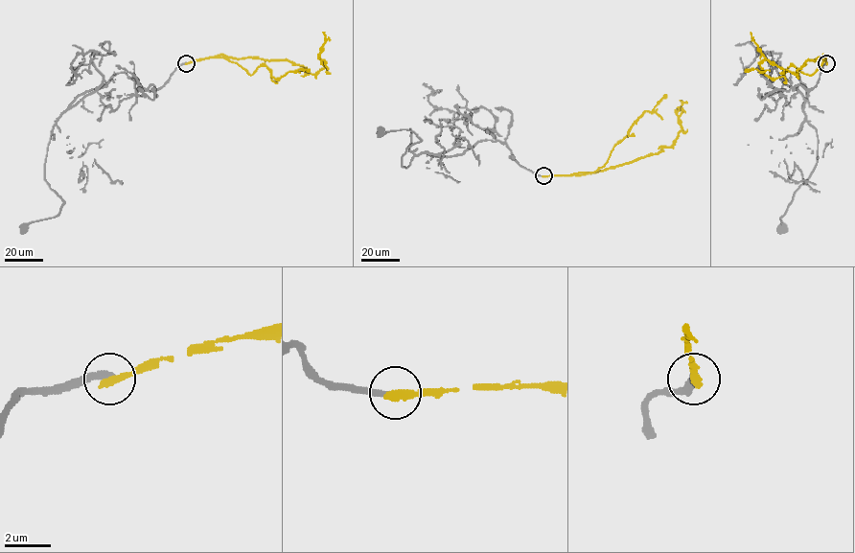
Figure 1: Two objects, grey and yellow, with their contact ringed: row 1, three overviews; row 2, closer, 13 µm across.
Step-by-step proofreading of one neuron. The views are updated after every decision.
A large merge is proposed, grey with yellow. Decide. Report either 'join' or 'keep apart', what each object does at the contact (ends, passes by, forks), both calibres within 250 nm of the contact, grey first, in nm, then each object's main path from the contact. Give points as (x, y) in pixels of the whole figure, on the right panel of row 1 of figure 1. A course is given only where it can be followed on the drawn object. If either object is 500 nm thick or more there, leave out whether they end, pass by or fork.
keep apart | grey ends | yellow ends | 280/360 nm | grey via (826, 63), (810, 89), (793, 88), (791, 73), (806, 88), (818, 161), (783, 228) | yellow via (826, 63), (823, 55), (822, 58), (807, 60), (797, 74), (792, 73), (765, 58), (751, 37), (751, 32)

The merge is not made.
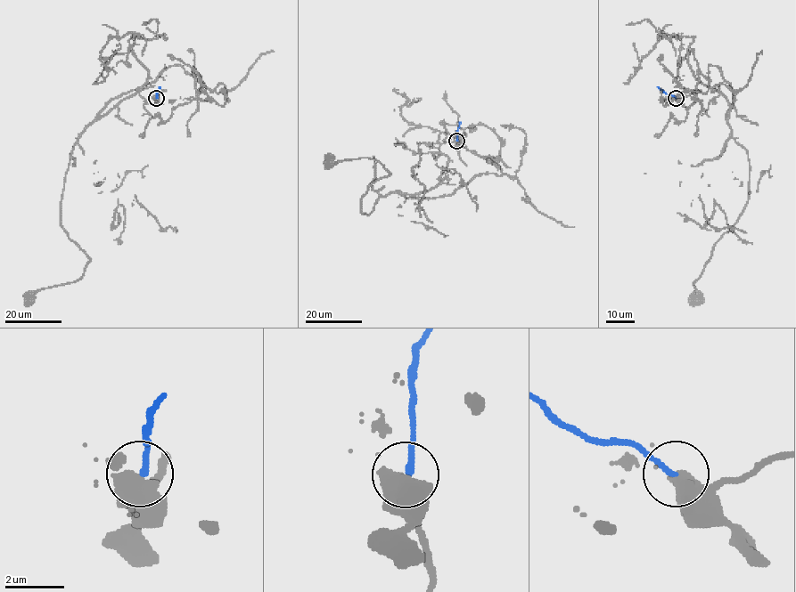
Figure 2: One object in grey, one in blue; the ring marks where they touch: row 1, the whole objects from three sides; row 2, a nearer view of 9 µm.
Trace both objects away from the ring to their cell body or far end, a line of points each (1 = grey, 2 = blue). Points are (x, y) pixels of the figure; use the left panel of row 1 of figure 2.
1: (156, 98), (166, 121), (201, 76), (169, 65), (86, 129), (60, 224), (90, 261), (29, 297)
2: (156, 98), (160, 87)

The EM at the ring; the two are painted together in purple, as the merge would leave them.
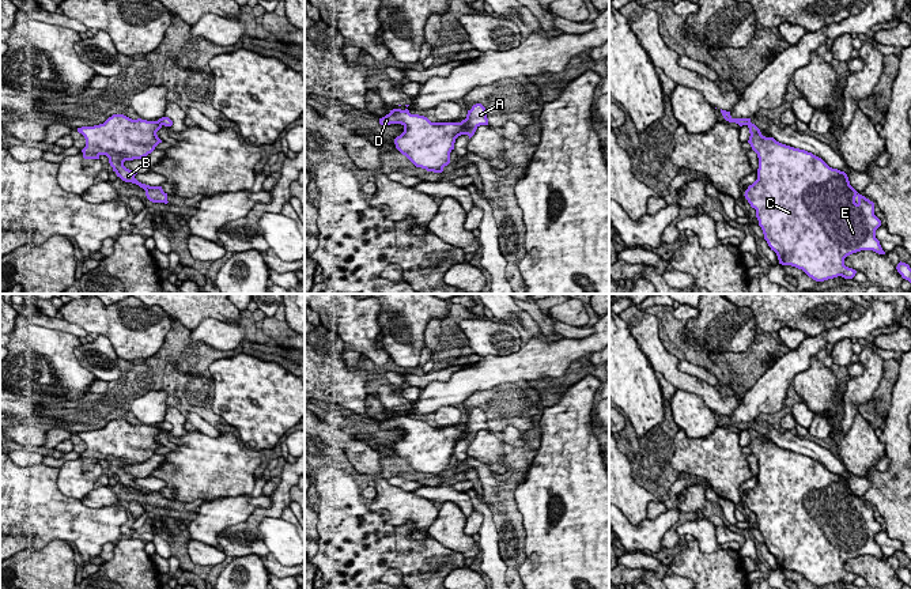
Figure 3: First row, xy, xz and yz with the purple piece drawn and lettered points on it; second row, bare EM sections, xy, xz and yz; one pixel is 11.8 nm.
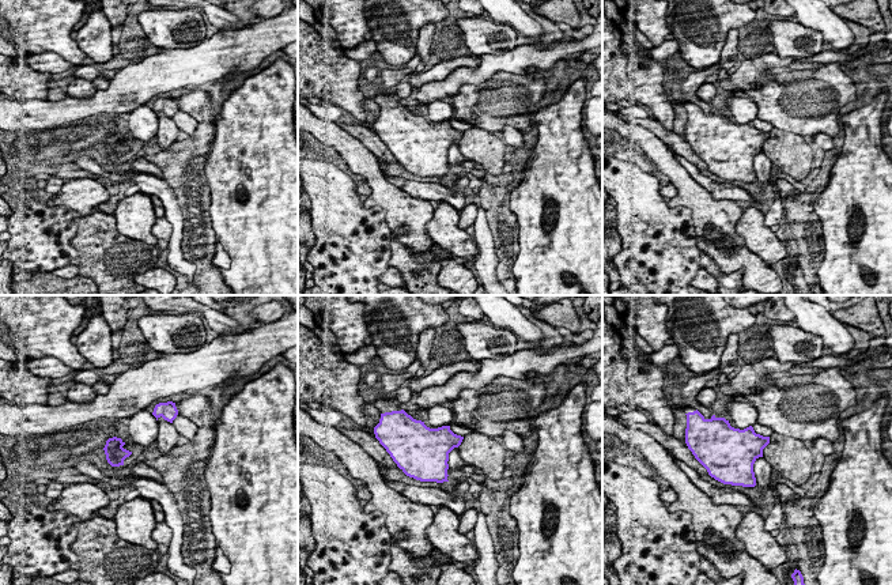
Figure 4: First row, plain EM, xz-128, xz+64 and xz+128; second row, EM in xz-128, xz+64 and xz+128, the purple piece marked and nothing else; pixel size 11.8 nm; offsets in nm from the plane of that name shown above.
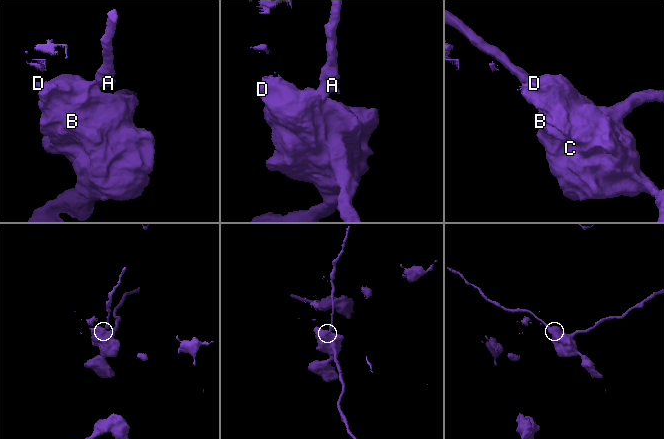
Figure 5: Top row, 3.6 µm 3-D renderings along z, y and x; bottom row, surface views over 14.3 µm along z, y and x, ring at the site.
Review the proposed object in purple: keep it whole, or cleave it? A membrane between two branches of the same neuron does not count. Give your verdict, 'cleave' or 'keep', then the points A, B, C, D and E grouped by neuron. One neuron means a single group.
cleave | A / B C D E

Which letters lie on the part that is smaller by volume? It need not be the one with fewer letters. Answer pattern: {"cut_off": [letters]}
{"cut_off": ["A"]}

